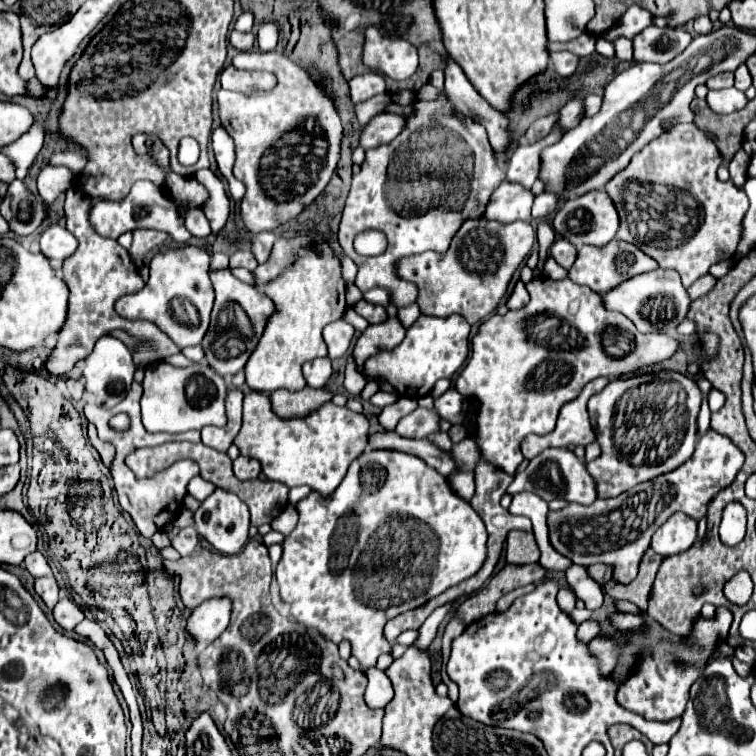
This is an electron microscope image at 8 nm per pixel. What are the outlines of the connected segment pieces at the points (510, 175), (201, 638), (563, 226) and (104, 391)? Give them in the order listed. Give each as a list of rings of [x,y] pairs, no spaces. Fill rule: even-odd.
[[[551,131],[541,141],[517,145],[509,157],[506,180],[525,185],[525,189],[529,189],[539,175],[539,151],[547,145],[553,145],[561,135],[561,131]]]
[[[221,597],[221,599],[209,599],[201,603],[191,617],[187,619],[187,633],[199,643],[213,643],[229,625],[229,615],[231,615],[231,601]]]
[[[589,191],[581,197],[565,201],[565,205],[557,211],[553,219],[553,227],[563,239],[573,243],[575,247],[581,247],[581,245],[603,247],[615,237],[617,227],[619,227],[619,215],[605,191]]]
[[[103,335],[97,343],[93,353],[85,359],[85,367],[83,367],[83,377],[85,377],[85,391],[89,391],[95,397],[95,403],[103,409],[111,409],[115,407],[119,401],[123,401],[125,393],[129,391],[129,385],[133,381],[133,373],[135,373],[135,365],[131,359],[131,351],[127,349],[127,345],[111,335]]]

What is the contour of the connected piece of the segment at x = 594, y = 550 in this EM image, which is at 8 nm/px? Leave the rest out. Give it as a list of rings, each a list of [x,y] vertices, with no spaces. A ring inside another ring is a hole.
[[[709,429],[699,439],[691,459],[687,459],[677,469],[663,473],[653,481],[645,481],[615,499],[597,499],[589,507],[569,503],[561,511],[549,511],[547,525],[551,545],[561,555],[583,567],[595,563],[613,565],[613,577],[625,585],[637,577],[637,569],[645,549],[649,549],[651,535],[667,521],[667,517],[681,511],[699,521],[707,511],[707,503],[723,487],[733,483],[741,465],[741,451],[727,437],[721,437]]]

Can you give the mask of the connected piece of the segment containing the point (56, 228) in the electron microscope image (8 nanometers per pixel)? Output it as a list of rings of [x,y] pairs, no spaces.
[[[51,225],[41,233],[41,253],[55,265],[61,265],[77,249],[77,239],[61,225]]]

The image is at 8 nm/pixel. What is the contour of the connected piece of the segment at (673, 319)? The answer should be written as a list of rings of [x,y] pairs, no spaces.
[[[655,269],[647,275],[631,277],[629,281],[623,281],[621,285],[609,289],[609,293],[601,295],[605,309],[623,313],[641,333],[667,333],[673,335],[675,327],[685,319],[685,313],[689,309],[689,295],[685,287],[681,285],[677,271],[663,271]]]

